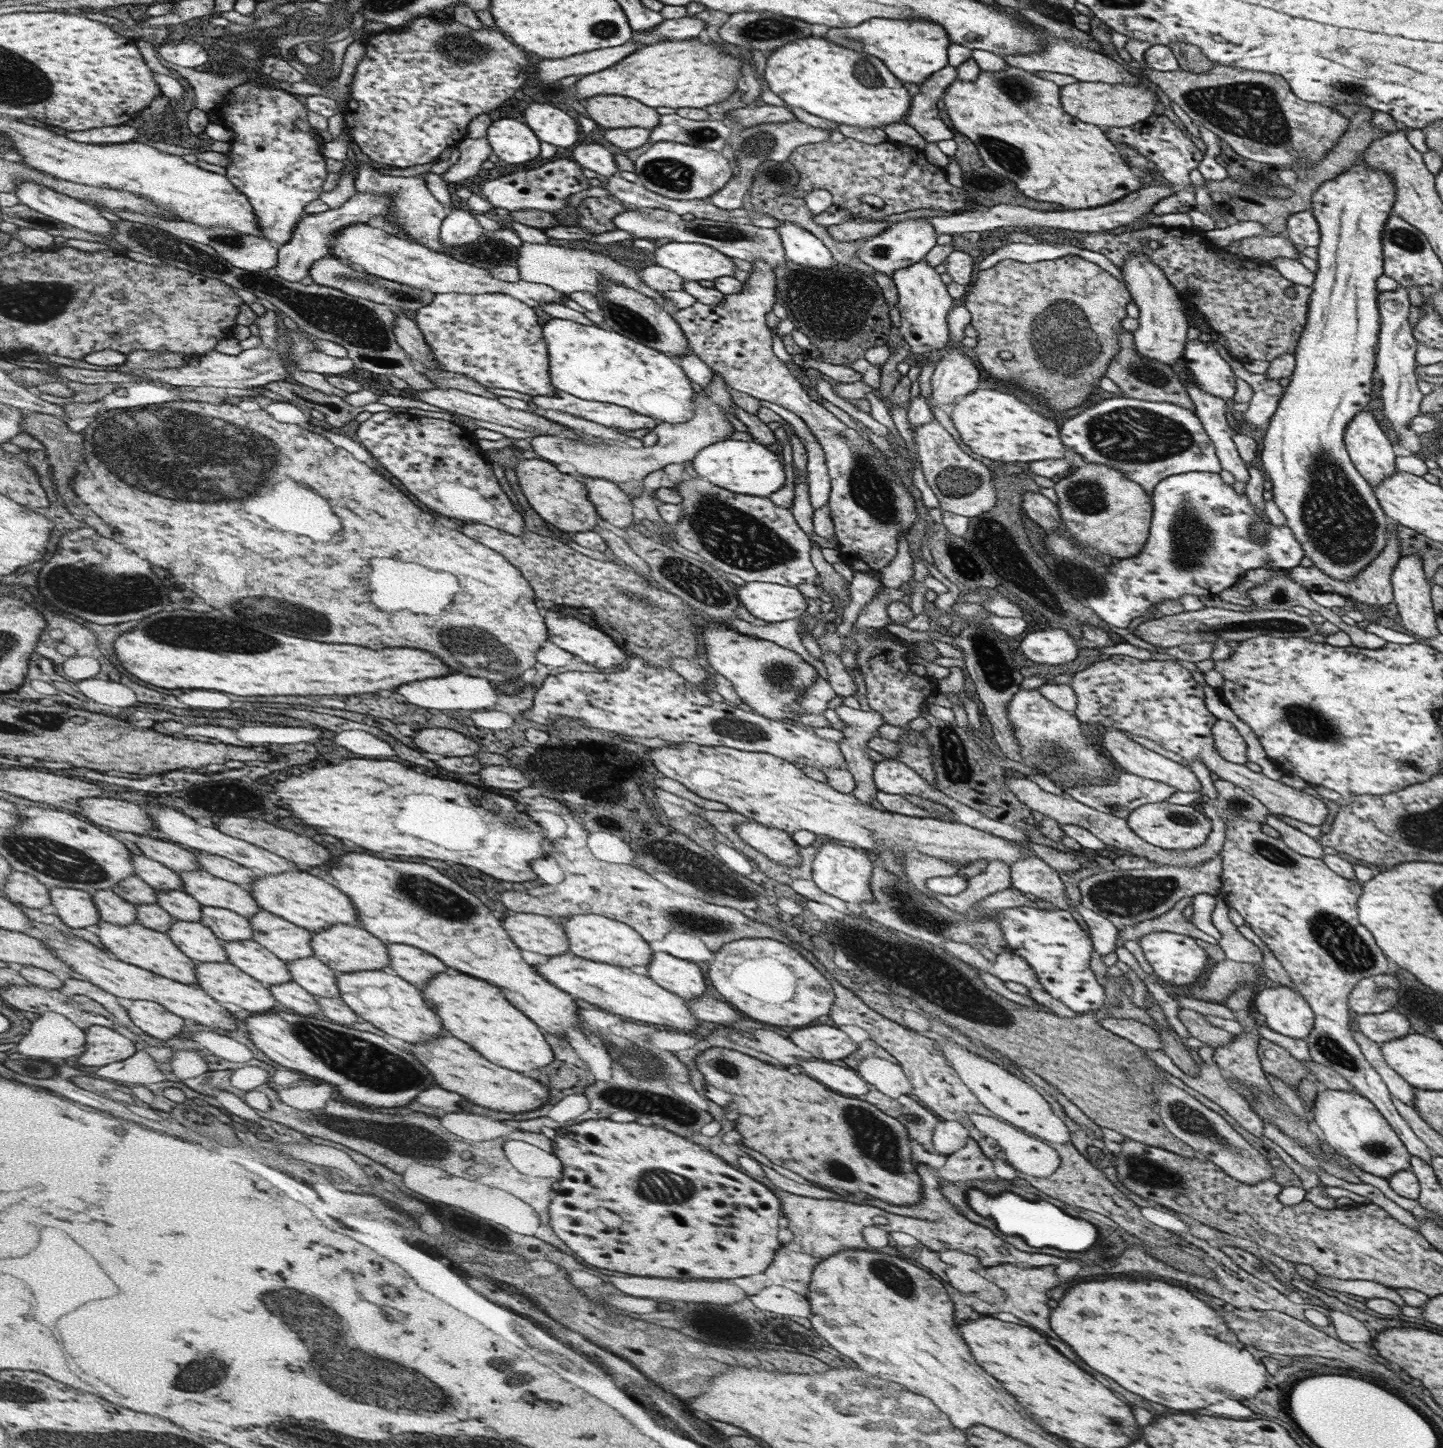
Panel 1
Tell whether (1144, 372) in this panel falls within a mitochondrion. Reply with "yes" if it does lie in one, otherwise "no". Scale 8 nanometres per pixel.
yes

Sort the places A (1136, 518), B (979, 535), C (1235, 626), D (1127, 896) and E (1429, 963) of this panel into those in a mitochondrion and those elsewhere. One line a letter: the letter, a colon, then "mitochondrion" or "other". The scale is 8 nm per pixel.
A: other
B: mitochondrion
C: mitochondrion
D: mitochondrion
E: other

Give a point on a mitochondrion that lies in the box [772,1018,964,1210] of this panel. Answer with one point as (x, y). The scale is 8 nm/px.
(873, 1136)

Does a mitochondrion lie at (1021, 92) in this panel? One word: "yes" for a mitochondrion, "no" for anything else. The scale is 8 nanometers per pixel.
yes

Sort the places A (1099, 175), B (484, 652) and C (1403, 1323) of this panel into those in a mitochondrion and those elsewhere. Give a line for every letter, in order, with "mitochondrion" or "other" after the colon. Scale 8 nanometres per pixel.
A: other
B: mitochondrion
C: other

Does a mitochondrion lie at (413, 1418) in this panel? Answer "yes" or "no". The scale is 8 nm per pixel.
yes

